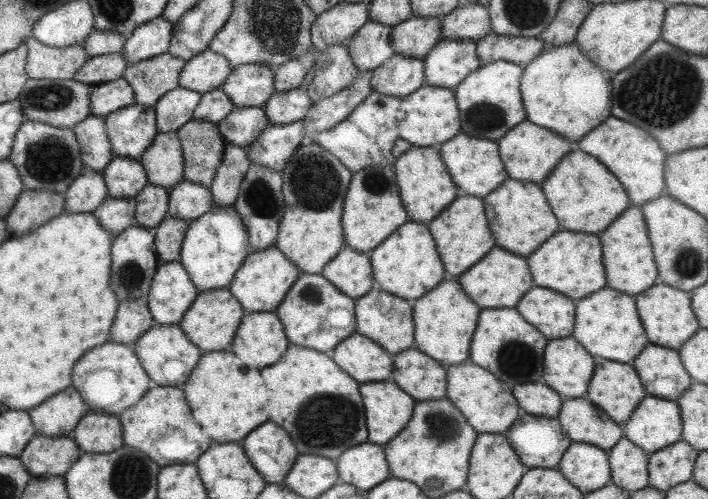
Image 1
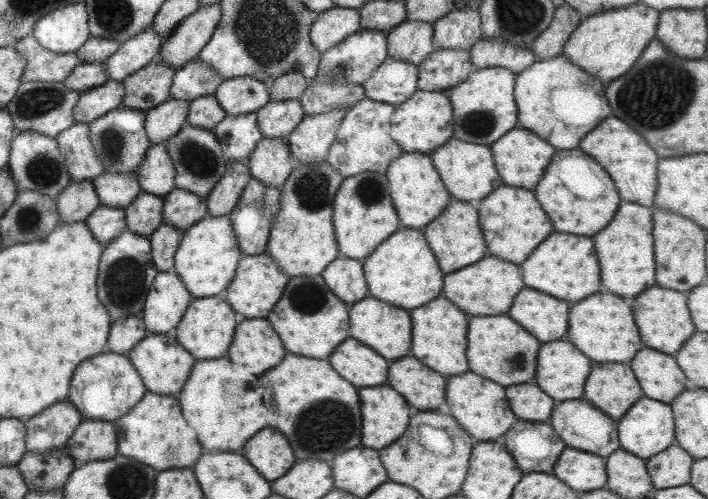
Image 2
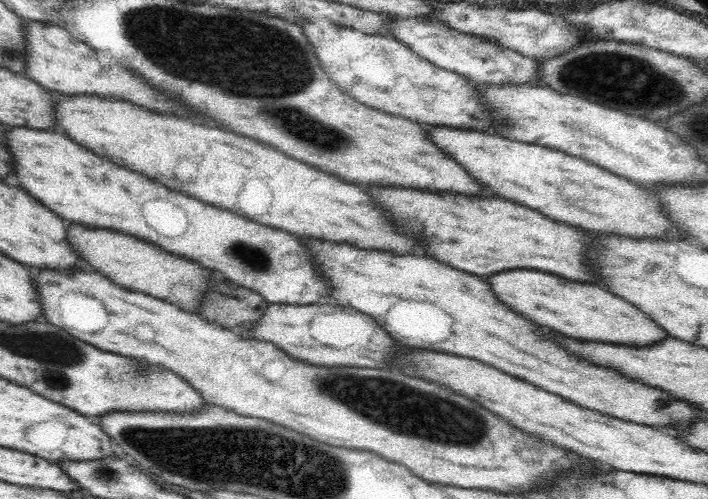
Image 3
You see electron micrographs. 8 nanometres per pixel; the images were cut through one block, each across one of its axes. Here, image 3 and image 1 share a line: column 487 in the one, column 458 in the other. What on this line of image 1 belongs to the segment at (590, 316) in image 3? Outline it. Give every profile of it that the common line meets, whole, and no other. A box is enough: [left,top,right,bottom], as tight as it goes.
[455,248,534,309]

